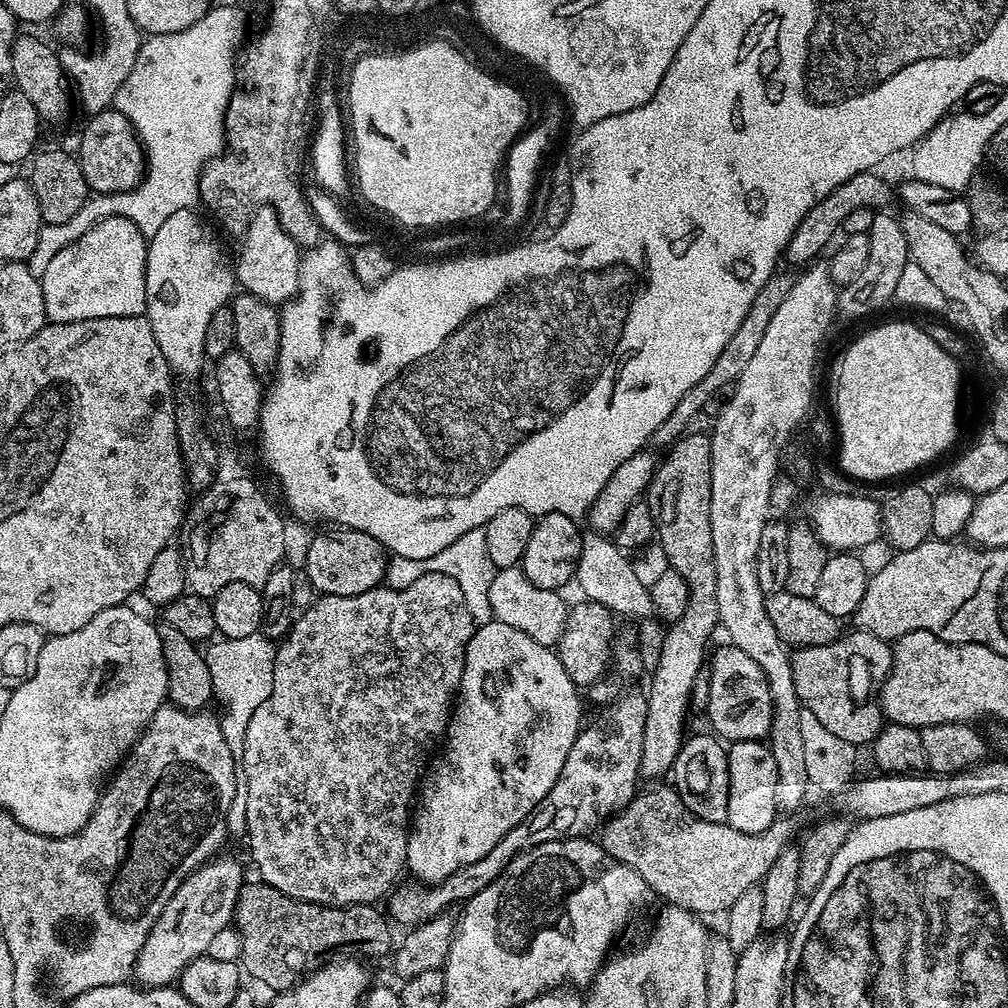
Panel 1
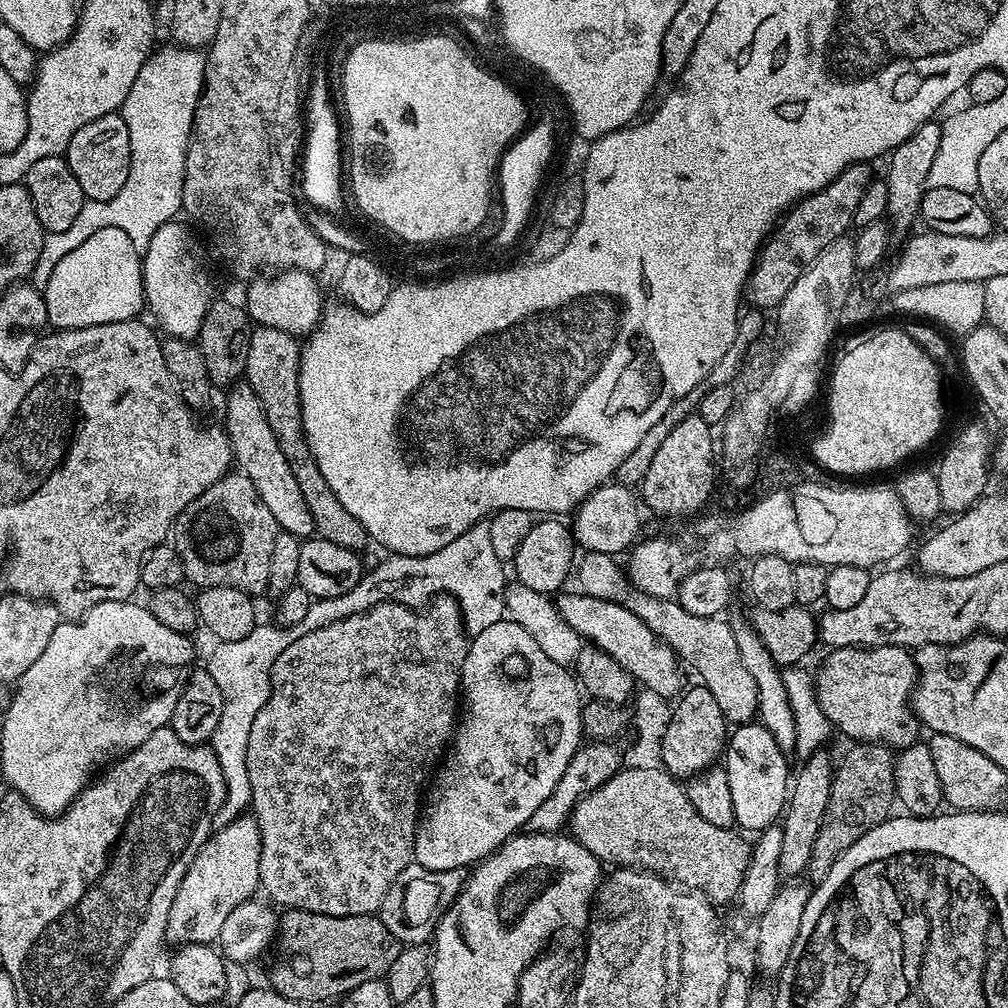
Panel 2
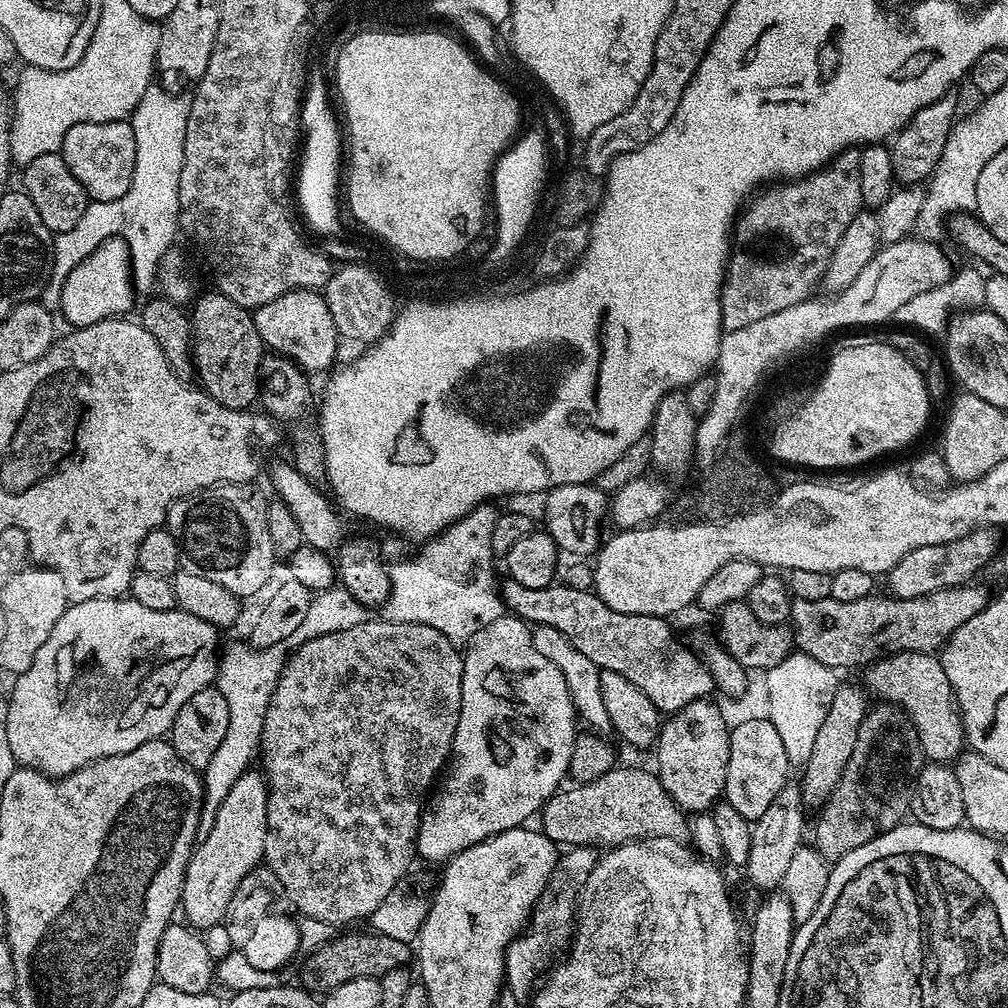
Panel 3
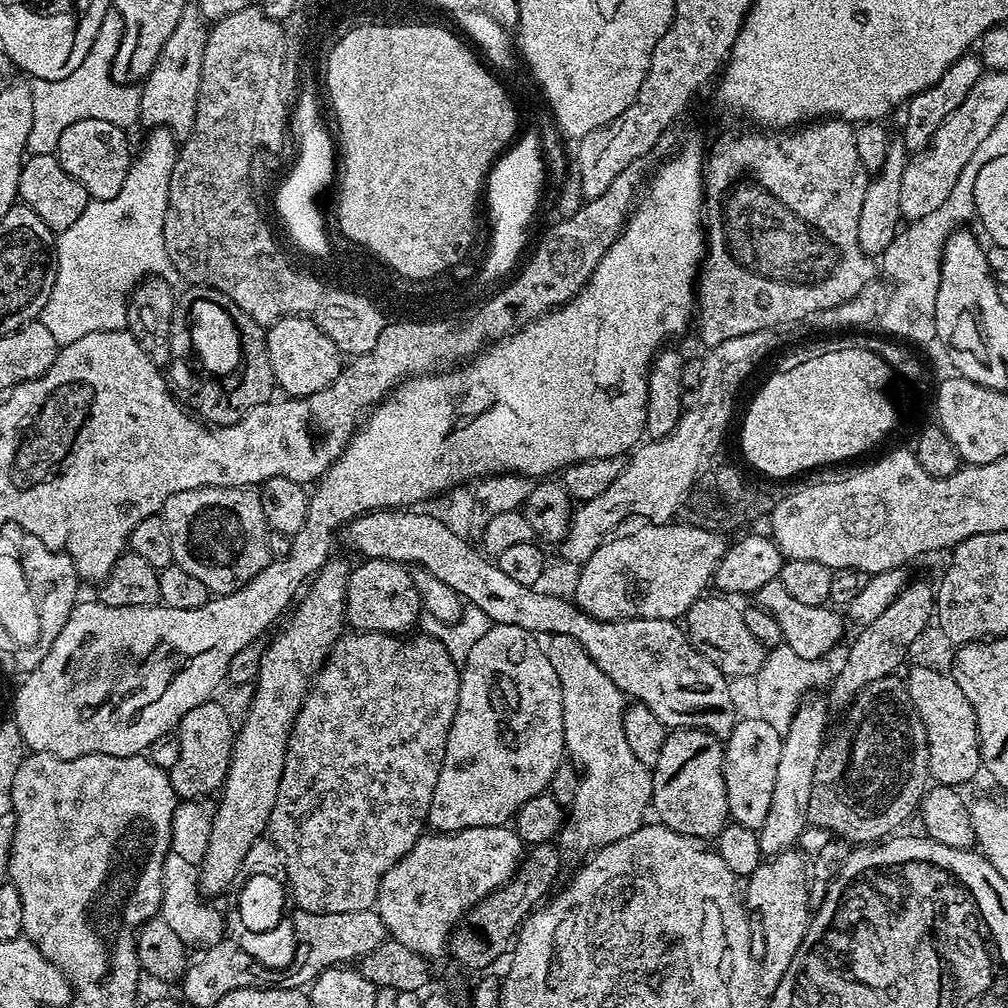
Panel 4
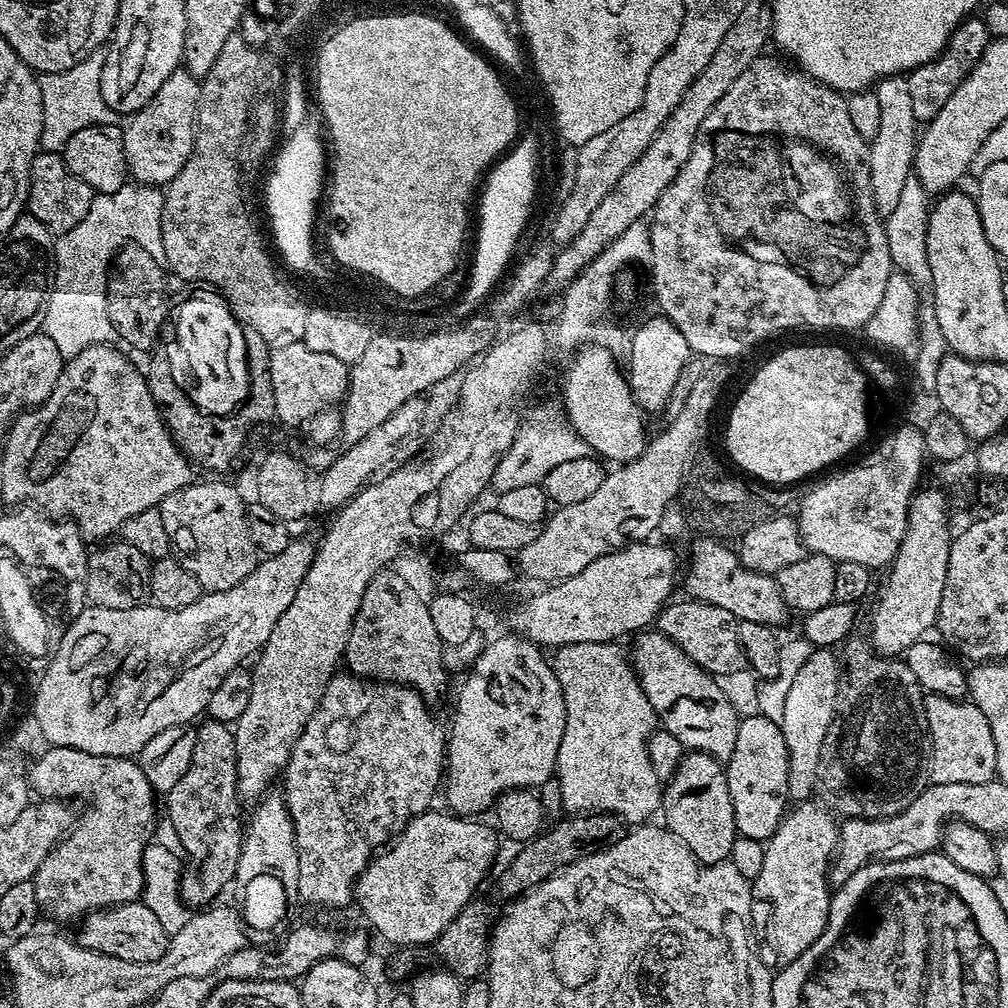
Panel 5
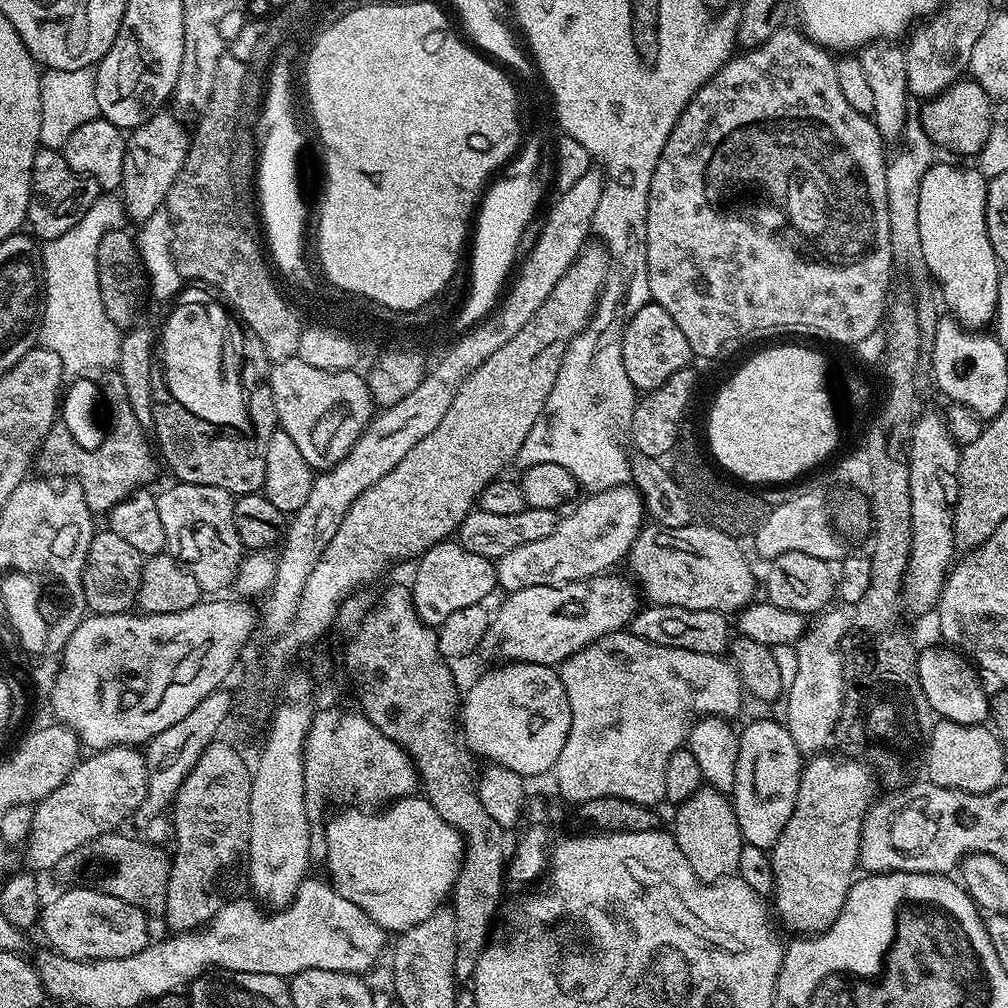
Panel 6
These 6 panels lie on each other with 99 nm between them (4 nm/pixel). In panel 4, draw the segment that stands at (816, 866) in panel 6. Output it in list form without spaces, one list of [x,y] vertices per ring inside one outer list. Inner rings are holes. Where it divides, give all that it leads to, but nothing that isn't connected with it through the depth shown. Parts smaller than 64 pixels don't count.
[[[800,850],[780,852],[777,856],[765,859],[765,864],[757,868],[755,865],[751,869],[747,877],[748,889],[742,892],[747,907],[755,915],[756,912],[760,915],[758,932],[764,935],[764,956],[762,952],[758,960],[760,987],[768,994],[775,992],[778,982],[782,982],[810,927],[810,872],[807,867],[804,869],[804,860],[806,864],[805,853]]]

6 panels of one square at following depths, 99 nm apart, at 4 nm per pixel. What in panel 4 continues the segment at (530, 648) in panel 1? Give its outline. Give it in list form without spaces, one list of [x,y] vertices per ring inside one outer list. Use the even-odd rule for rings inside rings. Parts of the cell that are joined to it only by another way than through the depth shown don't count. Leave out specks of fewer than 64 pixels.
[[[493,624],[478,642],[474,642],[474,650],[462,661],[460,668],[460,693],[458,694],[458,710],[454,714],[454,722],[450,726],[450,734],[446,742],[446,758],[442,762],[442,770],[438,774],[438,786],[434,786],[434,798],[430,802],[427,827],[438,832],[460,832],[463,828],[474,826],[507,825],[515,817],[516,812],[530,798],[541,795],[549,787],[555,771],[565,759],[564,723],[562,722],[562,690],[558,682],[558,674],[554,674],[554,666],[550,666],[550,658],[533,633],[522,630],[522,626],[506,626]]]

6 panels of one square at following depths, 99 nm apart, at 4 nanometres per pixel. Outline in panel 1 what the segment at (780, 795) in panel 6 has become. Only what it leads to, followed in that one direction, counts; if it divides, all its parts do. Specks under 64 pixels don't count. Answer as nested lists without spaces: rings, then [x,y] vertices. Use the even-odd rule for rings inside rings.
[[[737,740],[729,743],[728,754],[728,818],[727,823],[742,834],[764,832],[778,818],[774,802],[778,786],[778,766],[771,747],[764,740]]]

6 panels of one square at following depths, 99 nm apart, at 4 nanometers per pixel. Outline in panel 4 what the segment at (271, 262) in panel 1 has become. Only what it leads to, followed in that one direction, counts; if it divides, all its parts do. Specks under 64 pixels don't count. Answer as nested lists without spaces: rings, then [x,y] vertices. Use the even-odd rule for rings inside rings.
[[[307,315],[287,316],[267,329],[270,362],[273,363],[275,387],[285,397],[309,396],[334,382],[342,367],[342,354],[326,338],[315,319]]]

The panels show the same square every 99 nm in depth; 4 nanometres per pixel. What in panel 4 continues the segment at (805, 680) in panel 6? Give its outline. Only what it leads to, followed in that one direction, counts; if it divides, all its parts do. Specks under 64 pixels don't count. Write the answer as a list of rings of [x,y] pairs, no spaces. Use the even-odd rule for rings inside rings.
[[[805,699],[793,716],[788,732],[783,735],[782,755],[778,757],[778,775],[774,781],[774,795],[770,798],[770,814],[758,829],[758,844],[765,857],[777,856],[797,847],[800,836],[809,827],[810,786],[814,786],[814,766],[822,750],[828,728],[830,705],[827,699]]]

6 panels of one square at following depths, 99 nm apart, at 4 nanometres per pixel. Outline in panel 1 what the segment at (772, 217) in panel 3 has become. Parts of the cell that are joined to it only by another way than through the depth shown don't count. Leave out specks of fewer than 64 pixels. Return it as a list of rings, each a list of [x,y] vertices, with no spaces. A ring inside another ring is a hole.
[[[876,170],[854,174],[854,178],[846,178],[846,182],[842,182],[842,186],[838,186],[838,190],[826,194],[826,198],[822,198],[822,202],[815,204],[810,210],[810,214],[806,214],[806,218],[802,218],[802,222],[798,222],[798,230],[794,230],[786,249],[786,260],[792,264],[800,264],[799,266],[815,261],[819,257],[816,255],[827,246],[828,239],[843,225],[846,214],[851,214],[853,210],[859,208],[887,209],[888,203],[894,200],[894,188],[891,188],[879,176],[880,174]]]

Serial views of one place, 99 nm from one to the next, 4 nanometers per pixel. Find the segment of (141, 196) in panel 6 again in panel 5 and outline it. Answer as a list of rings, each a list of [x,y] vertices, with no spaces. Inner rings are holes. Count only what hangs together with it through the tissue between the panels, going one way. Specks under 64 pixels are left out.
[[[177,70],[158,86],[158,94],[146,106],[127,117],[124,153],[129,177],[141,186],[167,186],[186,166],[196,137],[196,111],[200,101],[200,80],[185,70]]]

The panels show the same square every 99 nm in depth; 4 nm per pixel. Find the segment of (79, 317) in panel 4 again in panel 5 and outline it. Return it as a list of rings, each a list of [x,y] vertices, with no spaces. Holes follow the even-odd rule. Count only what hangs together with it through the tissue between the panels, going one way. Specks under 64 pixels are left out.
[[[129,182],[122,186],[113,196],[110,194],[93,195],[90,210],[86,210],[86,218],[78,222],[78,226],[69,232],[59,233],[54,244],[54,283],[48,294],[48,305],[44,307],[44,322],[42,331],[58,346],[60,353],[65,356],[77,356],[95,344],[107,344],[116,336],[114,326],[106,310],[105,290],[108,289],[108,269],[123,244],[134,243],[142,246],[150,258],[163,261],[162,250],[162,206],[164,194],[159,187],[141,186]]]

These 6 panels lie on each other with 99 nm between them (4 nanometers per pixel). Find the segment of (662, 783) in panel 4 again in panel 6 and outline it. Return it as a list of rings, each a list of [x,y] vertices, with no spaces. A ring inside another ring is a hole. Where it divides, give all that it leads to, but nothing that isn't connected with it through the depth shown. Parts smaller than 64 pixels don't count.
[[[702,786],[686,802],[677,805],[675,812],[672,833],[695,876],[704,884],[714,884],[735,875],[744,843],[729,797]]]

